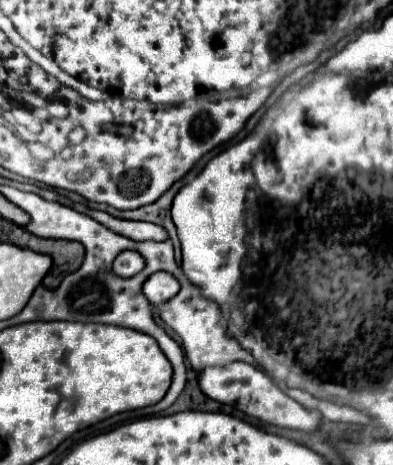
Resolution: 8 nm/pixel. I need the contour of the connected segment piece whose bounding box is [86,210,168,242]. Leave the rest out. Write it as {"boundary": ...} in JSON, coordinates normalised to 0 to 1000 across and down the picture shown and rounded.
{"boundary":[[[219,452],[219,460],[234,465],[239,473],[249,473],[254,482],[265,482],[270,490],[280,490],[285,499],[300,499],[331,516],[392,516],[392,520],[427,516],[427,499],[402,482],[305,473],[305,469],[270,460],[270,456],[254,456],[254,452]]]}

